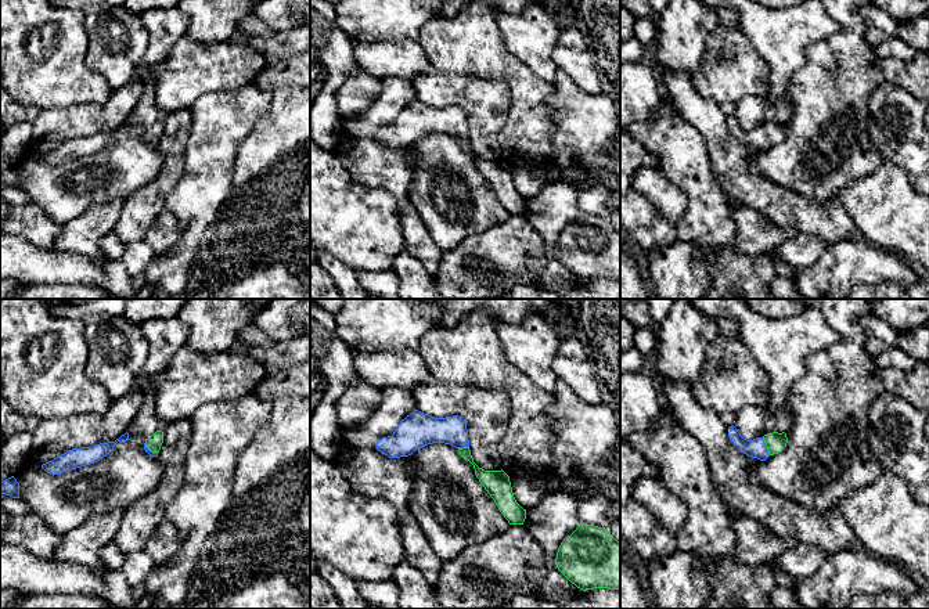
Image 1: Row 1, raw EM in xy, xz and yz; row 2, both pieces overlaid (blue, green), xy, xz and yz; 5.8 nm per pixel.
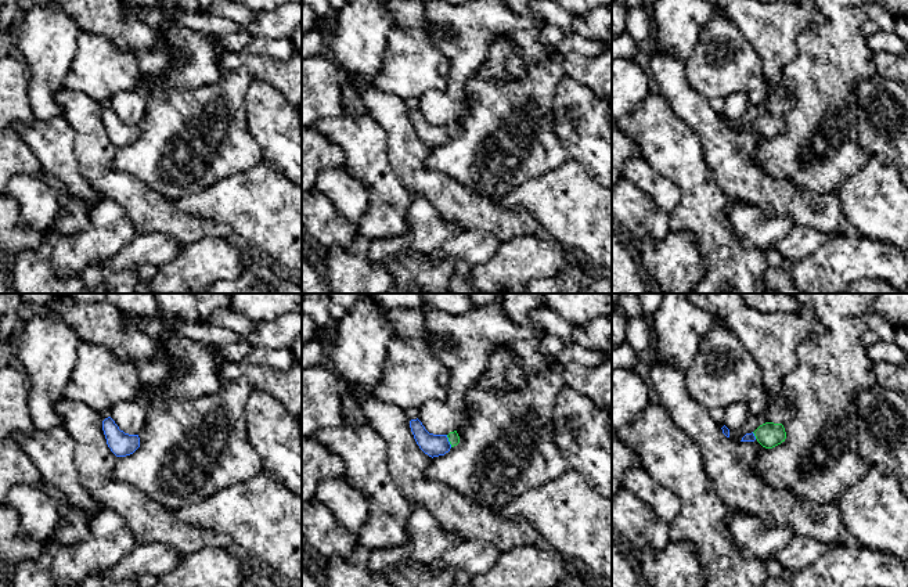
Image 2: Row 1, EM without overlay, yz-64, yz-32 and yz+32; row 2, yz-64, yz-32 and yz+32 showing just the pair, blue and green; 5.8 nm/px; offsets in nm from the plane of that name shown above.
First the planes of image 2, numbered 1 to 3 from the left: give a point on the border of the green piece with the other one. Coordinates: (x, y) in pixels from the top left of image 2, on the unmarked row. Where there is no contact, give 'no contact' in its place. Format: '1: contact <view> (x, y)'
1: no contact
2: contact yz-32 (447, 130)
3: contact yz+32 (753, 125)

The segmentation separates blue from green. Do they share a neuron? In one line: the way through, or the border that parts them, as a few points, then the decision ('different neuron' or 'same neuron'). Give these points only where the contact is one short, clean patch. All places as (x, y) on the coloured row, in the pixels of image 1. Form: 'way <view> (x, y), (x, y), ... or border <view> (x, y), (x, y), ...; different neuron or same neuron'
way yz (756, 449), (766, 446), (776, 442); same neuron

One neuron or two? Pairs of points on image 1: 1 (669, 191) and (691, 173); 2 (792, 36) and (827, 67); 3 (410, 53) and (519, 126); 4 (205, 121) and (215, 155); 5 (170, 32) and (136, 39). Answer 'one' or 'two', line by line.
1: two
2: two
3: two
4: one
5: two

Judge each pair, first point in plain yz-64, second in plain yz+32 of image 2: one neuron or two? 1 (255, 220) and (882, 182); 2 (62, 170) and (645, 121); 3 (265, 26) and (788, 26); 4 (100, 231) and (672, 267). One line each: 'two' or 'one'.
1: one
2: one
3: one
4: two

